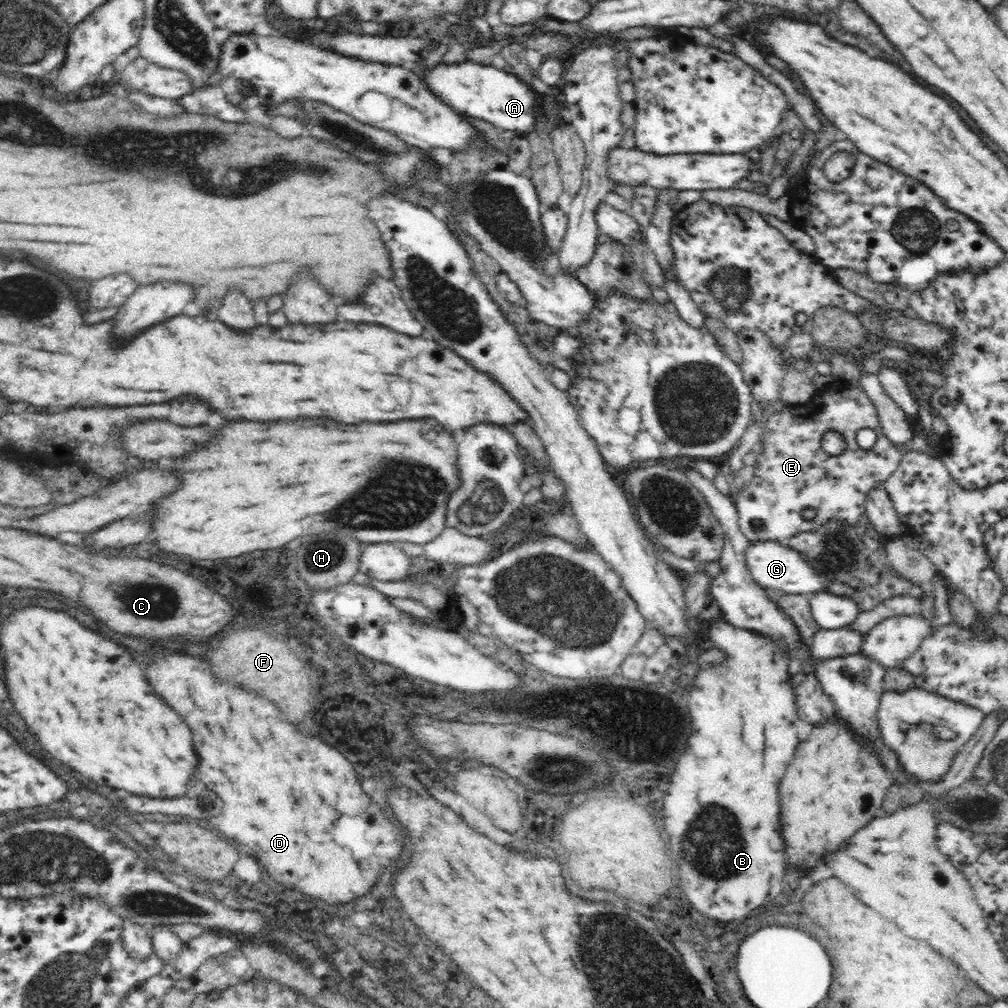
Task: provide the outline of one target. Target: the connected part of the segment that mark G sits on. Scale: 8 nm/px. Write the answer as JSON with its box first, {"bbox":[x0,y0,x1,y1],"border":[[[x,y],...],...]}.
{"bbox":[744,540,828,596],"border":[[[768,540],[750,542],[744,554],[744,560],[754,582],[772,593],[810,596],[824,591],[828,584],[826,578],[820,576],[808,564],[808,560],[800,556],[800,552],[796,552],[792,548],[784,548],[784,546],[780,546],[780,542]]]}

